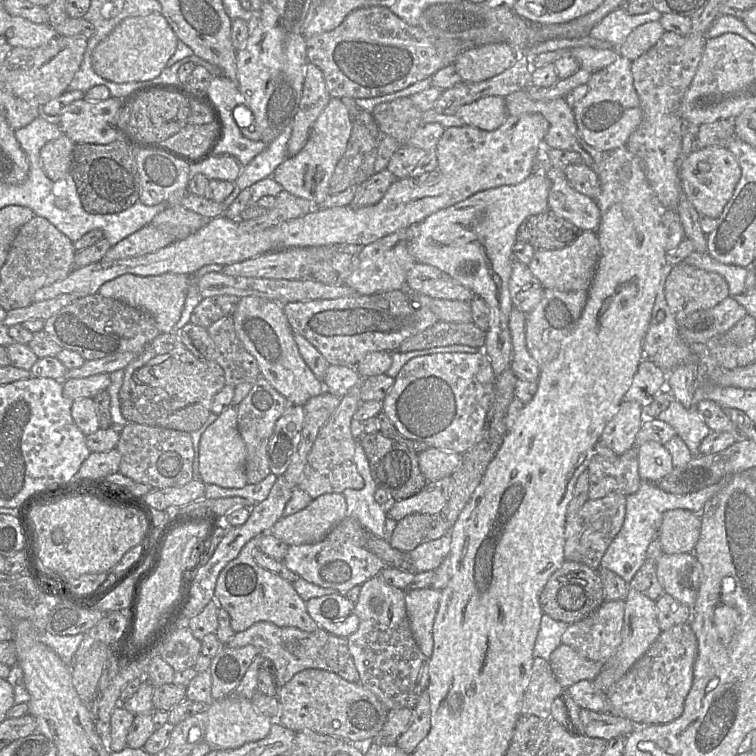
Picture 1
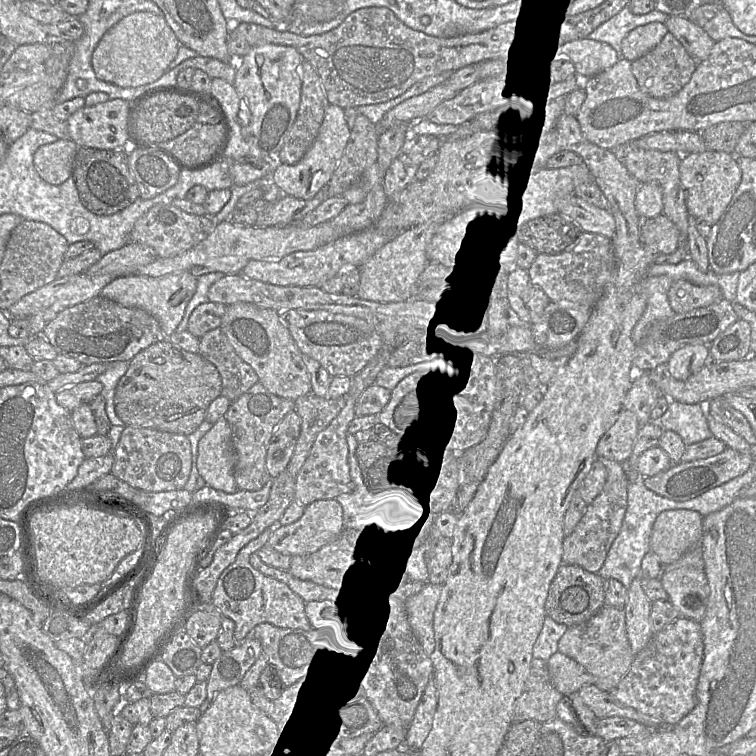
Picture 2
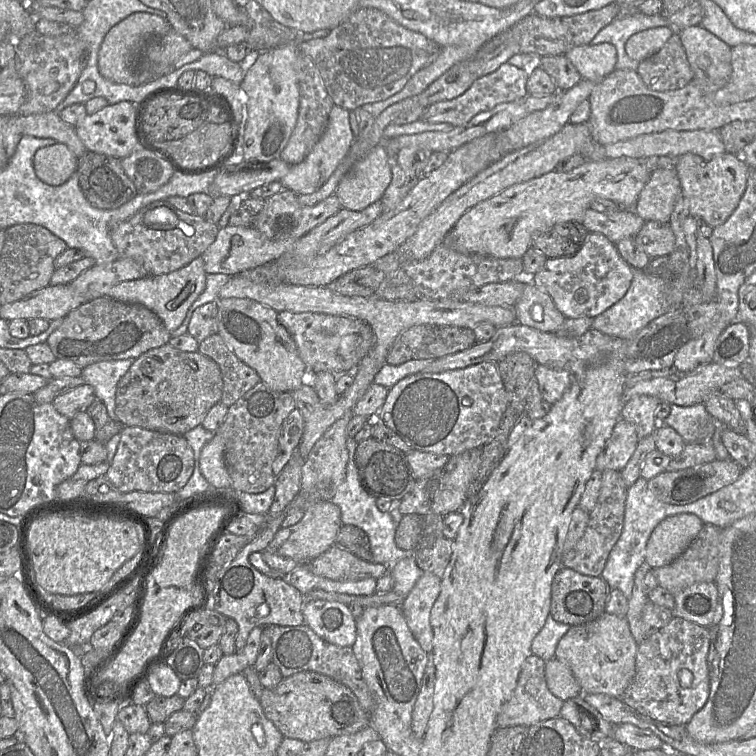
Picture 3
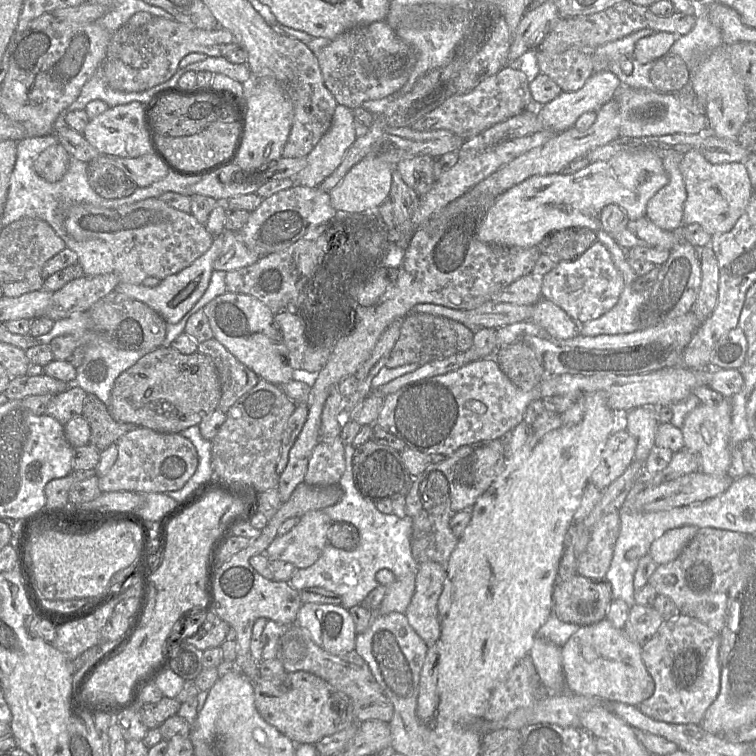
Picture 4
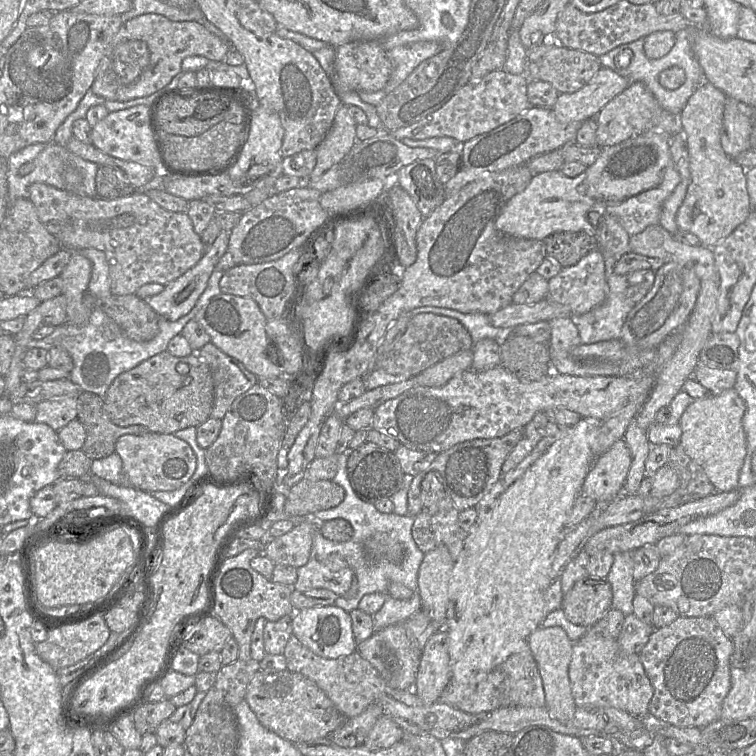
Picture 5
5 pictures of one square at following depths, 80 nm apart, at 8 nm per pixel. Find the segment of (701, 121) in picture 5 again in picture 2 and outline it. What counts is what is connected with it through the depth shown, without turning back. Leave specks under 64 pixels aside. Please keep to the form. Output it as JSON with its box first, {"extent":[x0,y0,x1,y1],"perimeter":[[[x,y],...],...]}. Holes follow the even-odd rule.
{"extent":[680,149,742,224],"perimeter":[[[708,149],[703,153],[682,156],[680,179],[686,195],[690,216],[716,224],[730,204],[742,180],[742,171],[734,154]]]}

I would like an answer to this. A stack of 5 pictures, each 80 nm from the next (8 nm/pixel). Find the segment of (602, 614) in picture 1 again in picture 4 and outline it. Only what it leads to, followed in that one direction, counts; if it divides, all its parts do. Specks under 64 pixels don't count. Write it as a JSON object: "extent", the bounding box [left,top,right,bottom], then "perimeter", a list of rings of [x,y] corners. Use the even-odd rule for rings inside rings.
{"extent":[561,618,654,707],"perimeter":[[[606,618],[581,626],[561,650],[568,692],[636,707],[654,692],[654,681],[641,658],[641,646],[630,640],[623,629],[614,627]]]}

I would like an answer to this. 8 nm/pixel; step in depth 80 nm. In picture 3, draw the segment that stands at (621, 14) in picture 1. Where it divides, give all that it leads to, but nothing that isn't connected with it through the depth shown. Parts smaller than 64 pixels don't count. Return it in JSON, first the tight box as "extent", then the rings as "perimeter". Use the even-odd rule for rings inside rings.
{"extent":[591,13,669,71],"perimeter":[[[636,13],[628,16],[616,17],[592,39],[591,44],[612,44],[617,54],[615,69],[629,69],[635,71],[641,61],[632,60],[627,55],[625,44],[633,34],[656,27],[669,27],[668,16],[665,14],[646,16],[641,13]]]}

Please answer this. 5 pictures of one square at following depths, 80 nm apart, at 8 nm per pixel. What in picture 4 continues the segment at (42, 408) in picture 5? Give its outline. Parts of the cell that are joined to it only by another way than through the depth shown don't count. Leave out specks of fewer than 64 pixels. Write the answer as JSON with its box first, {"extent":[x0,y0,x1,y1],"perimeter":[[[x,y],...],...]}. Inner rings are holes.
{"extent":[46,384,87,425],"perimeter":[[[73,384],[70,387],[56,396],[50,401],[46,415],[49,415],[65,425],[73,417],[82,415],[84,401],[87,392],[79,386]]]}

